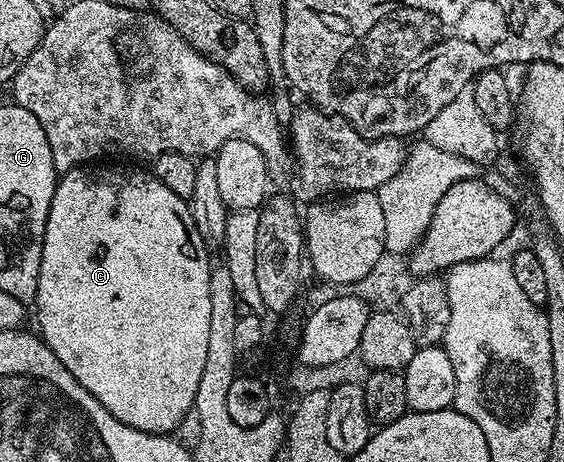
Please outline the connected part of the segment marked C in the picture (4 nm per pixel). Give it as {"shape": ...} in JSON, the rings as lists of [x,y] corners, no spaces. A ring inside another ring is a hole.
{"shape":[[[95,166],[68,170],[57,181],[54,200],[50,204],[50,216],[46,220],[46,232],[44,233],[44,243],[42,244],[42,268],[40,269],[40,279],[38,280],[38,288],[34,299],[36,318],[40,321],[38,334],[39,337],[44,339],[45,344],[50,348],[50,352],[54,352],[54,356],[58,356],[58,360],[62,360],[66,372],[70,372],[70,376],[74,376],[78,380],[78,384],[82,384],[82,388],[86,388],[86,392],[90,392],[90,396],[94,396],[94,400],[98,400],[98,404],[102,404],[102,408],[106,408],[106,412],[110,412],[118,420],[122,420],[122,424],[126,424],[130,428],[138,428],[142,432],[150,432],[151,434],[171,435],[175,431],[172,429],[187,414],[189,417],[190,411],[195,407],[198,380],[202,380],[202,368],[206,365],[206,347],[208,337],[210,337],[210,276],[213,268],[213,263],[211,261],[208,262],[209,247],[202,240],[202,236],[194,224],[194,216],[192,215],[189,199],[182,196],[174,196],[174,192],[170,192],[170,188],[166,188],[166,184],[162,184],[162,180],[158,180],[155,174],[151,172],[143,174],[140,170],[115,170],[112,166]]]}

